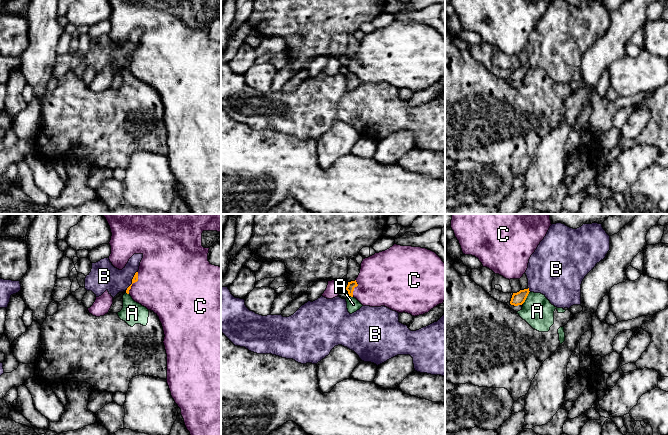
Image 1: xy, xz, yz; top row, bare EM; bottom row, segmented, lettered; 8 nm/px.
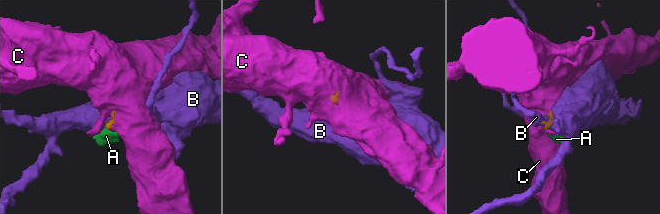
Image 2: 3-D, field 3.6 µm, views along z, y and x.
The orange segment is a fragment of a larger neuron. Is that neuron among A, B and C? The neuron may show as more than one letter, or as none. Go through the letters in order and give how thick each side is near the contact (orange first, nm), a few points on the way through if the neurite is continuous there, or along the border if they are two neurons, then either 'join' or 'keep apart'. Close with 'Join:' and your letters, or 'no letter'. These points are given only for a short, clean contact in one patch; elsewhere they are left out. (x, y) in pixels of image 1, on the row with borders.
A: 100 nm thick on the orange side, 240 nm on the other; border along yz (529, 291), (522, 303); keep apart
B: 50 nm thick on the orange side, 220 nm on the other; border along xy (137, 271), (132, 279), (132, 283), (126, 290); keep apart
C: 50 nm thick on the orange side, 460 nm on the other; runs through xy (135, 278), (134, 282), (165, 285); join
Join: C

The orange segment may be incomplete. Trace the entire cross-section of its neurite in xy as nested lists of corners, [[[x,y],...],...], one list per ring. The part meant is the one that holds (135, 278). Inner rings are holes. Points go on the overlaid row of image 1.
[[[102,214],[111,229],[111,254],[109,260],[112,265],[122,270],[134,254],[142,254],[139,270],[135,273],[132,284],[126,293],[132,299],[153,311],[162,324],[164,331],[164,346],[167,354],[167,384],[171,396],[181,409],[181,415],[190,435],[221,435],[221,267],[212,265],[208,261],[210,247],[218,241],[221,235],[221,214]]]

